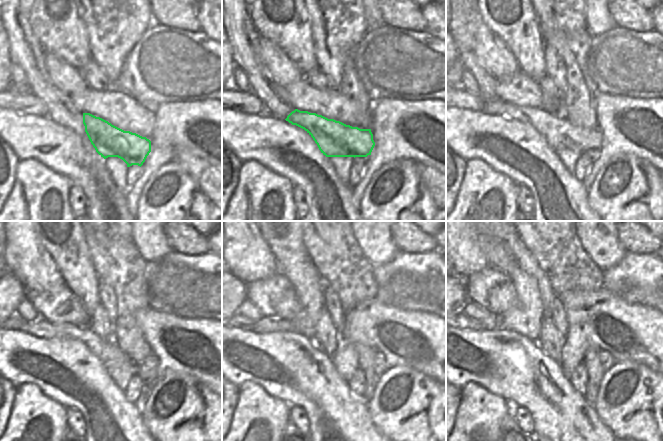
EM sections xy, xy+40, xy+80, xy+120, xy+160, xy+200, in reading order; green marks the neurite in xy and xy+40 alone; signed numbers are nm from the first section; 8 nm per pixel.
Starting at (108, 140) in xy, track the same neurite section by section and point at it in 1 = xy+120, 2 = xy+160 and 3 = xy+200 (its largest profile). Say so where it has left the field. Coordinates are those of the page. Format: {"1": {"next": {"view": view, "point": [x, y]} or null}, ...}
{"1": {"next": {"view": "xy+120", "point": [105, 351]}}, "2": {"next": {"view": "xy+160", "point": [264, 325]}}, "3": {"next": {"view": "xy+200", "point": [466, 322]}}}

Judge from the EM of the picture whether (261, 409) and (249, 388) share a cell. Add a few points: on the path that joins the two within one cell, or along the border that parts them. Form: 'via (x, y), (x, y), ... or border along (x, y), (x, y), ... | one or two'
via (258, 404), (250, 393) | one

